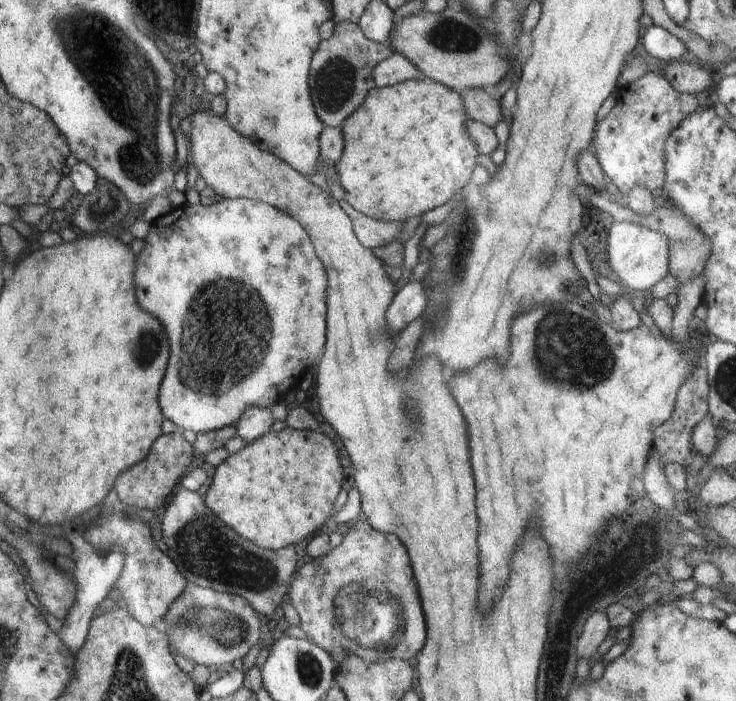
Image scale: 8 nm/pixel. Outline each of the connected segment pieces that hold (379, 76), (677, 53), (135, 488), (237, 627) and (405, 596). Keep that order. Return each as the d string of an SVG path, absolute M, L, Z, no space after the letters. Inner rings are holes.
M396 52L390 58L386 58L374 66L372 78L374 78L376 87L392 86L399 82L408 82L408 80L425 79L412 62Z
M653 24L643 31L640 47L652 57L655 56L662 61L679 60L690 52L686 43L662 27Z
M182 431L162 434L152 444L152 450L144 462L128 468L124 474L118 474L114 488L124 506L128 504L128 508L148 508L154 512L160 506L167 505L180 486L181 478L196 464L193 450L193 446L184 439Z
M187 583L166 614L170 647L210 670L219 670L222 664L234 660L248 661L260 645L260 620L256 614L241 596Z
M352 522L352 526L348 529L346 534L342 535L342 542L334 549L330 550L326 555L320 558L308 560L302 567L298 568L292 577L290 583L288 598L289 602L294 606L294 610L298 613L300 619L300 627L305 633L310 642L316 643L316 646L323 647L331 658L336 662L344 662L349 654L354 654L366 662L384 662L384 659L409 659L420 652L420 648L424 646L426 640L426 624L424 624L424 614L420 608L420 596L418 596L418 586L416 586L416 578L414 578L414 570L410 566L408 560L408 552L404 550L404 544L400 542L400 538L392 536L392 534L384 534L384 532L376 532L372 530L372 526L368 522ZM404 616L410 618L410 622L406 624Z

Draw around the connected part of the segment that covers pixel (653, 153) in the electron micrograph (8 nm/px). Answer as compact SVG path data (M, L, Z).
M644 74L634 84L623 86L617 91L617 100L610 114L596 126L591 151L598 159L602 172L614 183L618 190L628 194L628 189L642 182L655 197L660 199L660 192L666 176L664 162L664 142L672 132L692 112L699 110L695 95L680 93L664 78L664 74Z

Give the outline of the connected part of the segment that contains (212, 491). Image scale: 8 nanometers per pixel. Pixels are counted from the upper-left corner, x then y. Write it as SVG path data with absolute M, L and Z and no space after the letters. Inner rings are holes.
M284 428L274 436L268 432L254 440L252 444L244 446L240 452L232 454L224 460L214 474L212 486L203 497L206 506L224 520L226 526L236 530L240 536L252 540L254 544L270 550L278 550L284 546L292 546L302 542L304 538L312 536L332 512L334 498L342 488L342 466L336 452L334 442L322 434L312 430L294 430Z

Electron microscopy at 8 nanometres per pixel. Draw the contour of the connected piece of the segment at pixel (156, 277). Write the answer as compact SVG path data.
M220 200L210 206L192 206L186 202L182 206L171 207L166 214L158 216L151 223L150 234L144 242L144 250L138 254L136 260L136 298L146 312L158 316L168 330L168 338L172 344L170 364L164 374L160 386L160 408L168 420L172 420L180 430L192 430L196 433L210 432L225 426L236 425L244 410L248 406L258 408L272 408L273 404L285 399L287 391L298 388L306 370L316 368L322 358L324 348L324 320L326 320L326 306L324 306L324 290L326 290L326 274L324 268L312 248L312 242L304 228L288 214L280 212L278 208L256 202L256 200Z

